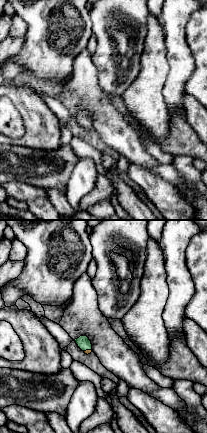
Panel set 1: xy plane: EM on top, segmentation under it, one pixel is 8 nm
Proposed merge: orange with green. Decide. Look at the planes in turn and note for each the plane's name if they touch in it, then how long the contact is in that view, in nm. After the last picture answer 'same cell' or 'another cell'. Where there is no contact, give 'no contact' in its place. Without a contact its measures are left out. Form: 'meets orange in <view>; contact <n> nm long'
meets orange in xy; contact 70 nm long

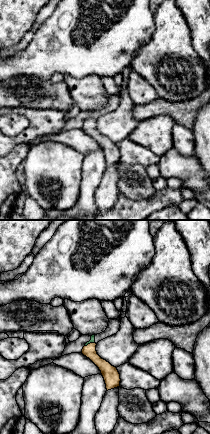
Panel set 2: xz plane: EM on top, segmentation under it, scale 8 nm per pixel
meets orange in xz; contact 90 nm long

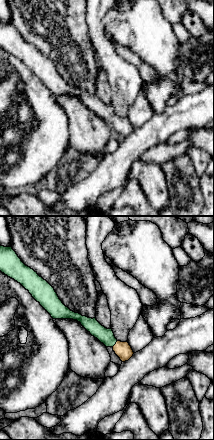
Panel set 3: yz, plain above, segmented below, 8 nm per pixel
meets orange in yz; contact 60 nm long

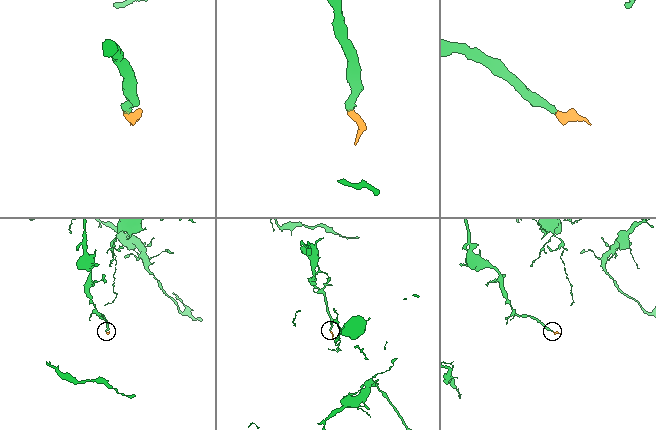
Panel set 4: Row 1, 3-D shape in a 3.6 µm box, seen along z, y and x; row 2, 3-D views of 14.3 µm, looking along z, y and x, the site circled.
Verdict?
same cell

